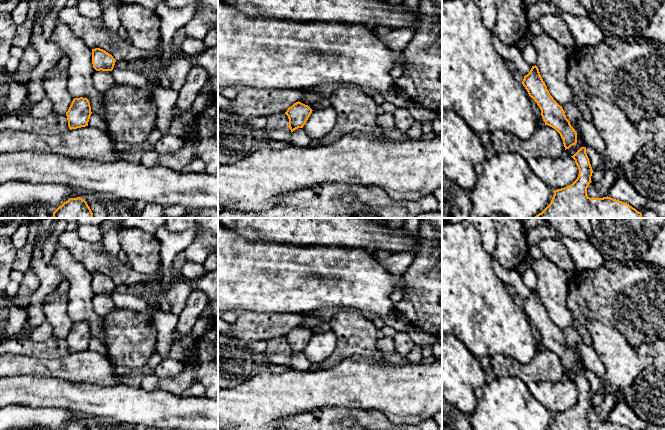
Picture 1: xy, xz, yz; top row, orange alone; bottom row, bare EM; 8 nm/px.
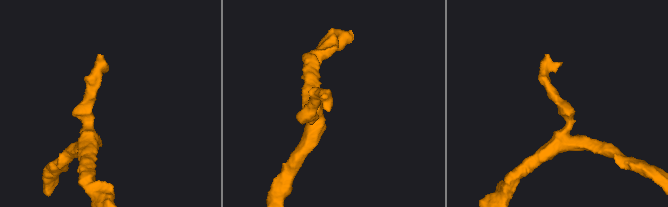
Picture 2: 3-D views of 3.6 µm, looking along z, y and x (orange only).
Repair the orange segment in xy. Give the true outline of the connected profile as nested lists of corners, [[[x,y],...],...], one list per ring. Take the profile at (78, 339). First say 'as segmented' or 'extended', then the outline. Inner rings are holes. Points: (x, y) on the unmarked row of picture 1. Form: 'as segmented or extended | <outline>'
as segmented | [[[74,322],[66,336],[70,354],[88,350],[92,336],[87,322]]]

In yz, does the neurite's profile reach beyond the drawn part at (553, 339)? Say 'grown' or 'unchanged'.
unchanged

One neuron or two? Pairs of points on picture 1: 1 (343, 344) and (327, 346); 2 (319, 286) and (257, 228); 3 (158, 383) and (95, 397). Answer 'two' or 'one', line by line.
1: two
2: two
3: two

